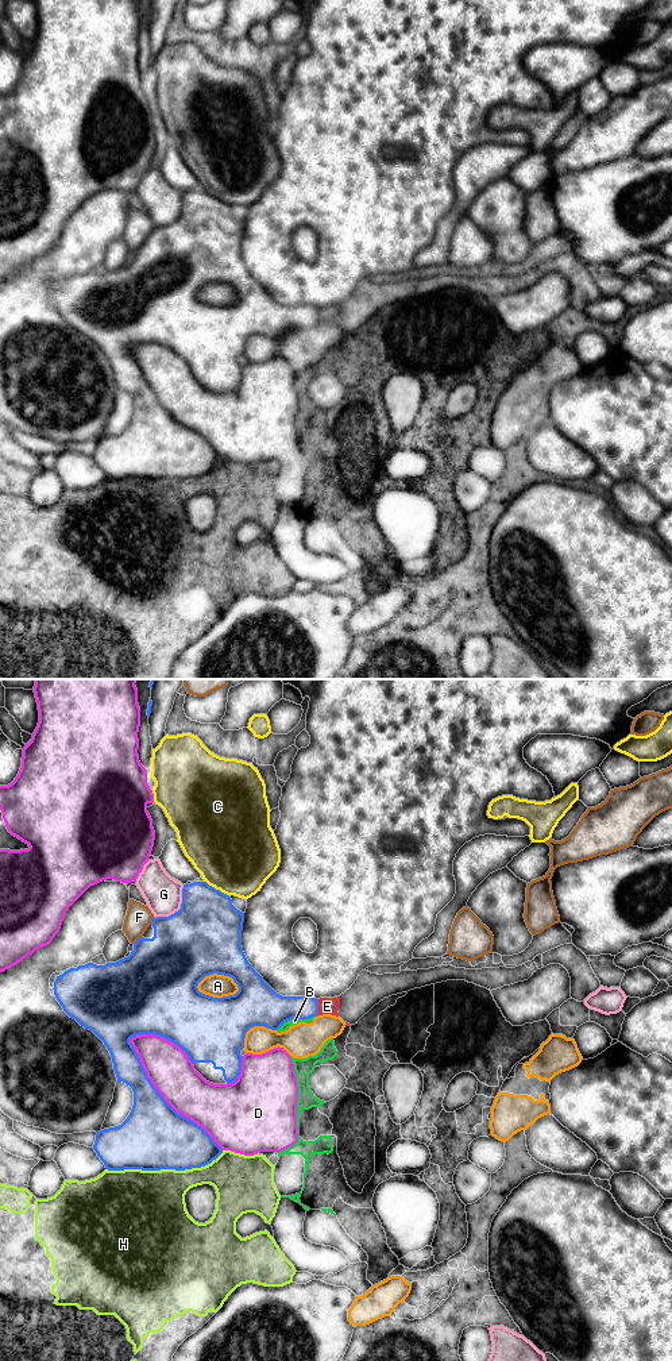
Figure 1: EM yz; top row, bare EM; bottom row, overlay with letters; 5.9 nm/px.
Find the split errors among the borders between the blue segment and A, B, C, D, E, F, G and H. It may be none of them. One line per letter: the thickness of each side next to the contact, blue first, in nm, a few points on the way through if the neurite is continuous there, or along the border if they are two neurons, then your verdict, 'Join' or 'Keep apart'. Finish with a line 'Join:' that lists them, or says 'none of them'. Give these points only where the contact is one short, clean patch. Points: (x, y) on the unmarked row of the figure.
A: Thickness 380 nm (blue) against 140 nm. Keep apart
B: Thickness 260 nm (blue) against 50 nm. Boundary: yz (313, 324), (288, 328), (277, 339). Keep apart
C: Thickness 420 nm (blue) against 480 nm. Keep apart
D: Thickness 400 nm (blue) against 260 nm. Keep apart
E: Thickness 180 nm (blue) against 100 nm. Boundary: yz (319, 308), (319, 320), (316, 323). Keep apart
F: Thickness 440 nm (blue) against 160 nm. Keep apart
G: Thickness 440 nm (blue) against 220 nm. Keep apart
H: Thickness 400 nm (blue) against 440 nm. Keep apart
Join: none of them

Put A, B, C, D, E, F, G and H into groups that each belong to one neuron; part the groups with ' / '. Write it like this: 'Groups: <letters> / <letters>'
Groups: A / B E / C / D / F / G / H

